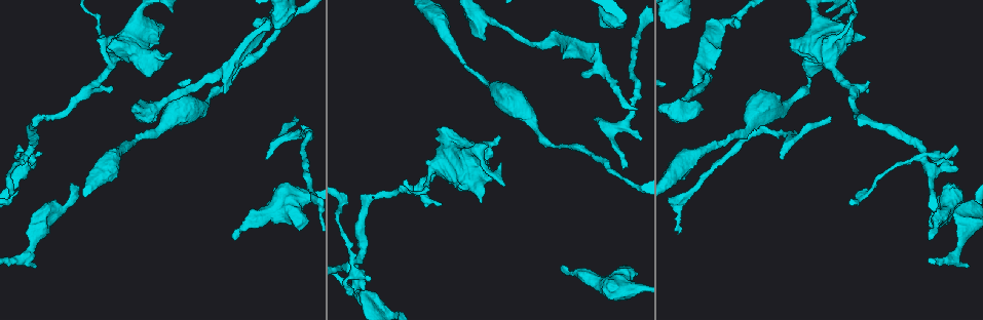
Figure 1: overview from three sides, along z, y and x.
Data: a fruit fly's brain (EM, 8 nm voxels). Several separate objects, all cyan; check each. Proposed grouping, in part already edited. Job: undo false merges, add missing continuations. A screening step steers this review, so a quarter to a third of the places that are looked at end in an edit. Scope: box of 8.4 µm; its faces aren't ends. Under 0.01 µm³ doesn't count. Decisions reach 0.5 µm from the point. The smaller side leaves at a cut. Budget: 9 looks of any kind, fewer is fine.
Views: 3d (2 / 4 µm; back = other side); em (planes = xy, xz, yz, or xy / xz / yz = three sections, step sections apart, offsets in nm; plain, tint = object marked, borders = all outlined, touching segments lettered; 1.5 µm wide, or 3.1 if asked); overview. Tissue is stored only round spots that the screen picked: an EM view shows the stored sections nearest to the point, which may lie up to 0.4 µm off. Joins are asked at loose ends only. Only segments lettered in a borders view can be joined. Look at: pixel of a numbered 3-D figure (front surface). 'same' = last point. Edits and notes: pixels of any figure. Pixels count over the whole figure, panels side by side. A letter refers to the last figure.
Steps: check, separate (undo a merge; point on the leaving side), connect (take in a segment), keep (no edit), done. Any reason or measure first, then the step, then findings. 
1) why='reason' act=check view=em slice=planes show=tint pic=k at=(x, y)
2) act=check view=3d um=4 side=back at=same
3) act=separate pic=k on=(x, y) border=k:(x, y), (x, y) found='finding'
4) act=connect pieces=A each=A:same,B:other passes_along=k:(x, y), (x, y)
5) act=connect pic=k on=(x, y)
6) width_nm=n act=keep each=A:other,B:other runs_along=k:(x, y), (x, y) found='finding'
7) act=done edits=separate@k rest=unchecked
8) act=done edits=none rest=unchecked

why='an open end' act=check view=em slice=planes show=borders pic=1 at=(223, 90)

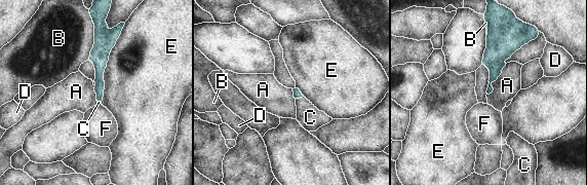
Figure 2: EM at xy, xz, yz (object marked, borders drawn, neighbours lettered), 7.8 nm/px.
act=connect pieces=C each=A:other,B:other,C:same,D:other,E:other,F:other found='the cell continues'

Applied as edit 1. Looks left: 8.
why='redraw' act=check view=overview

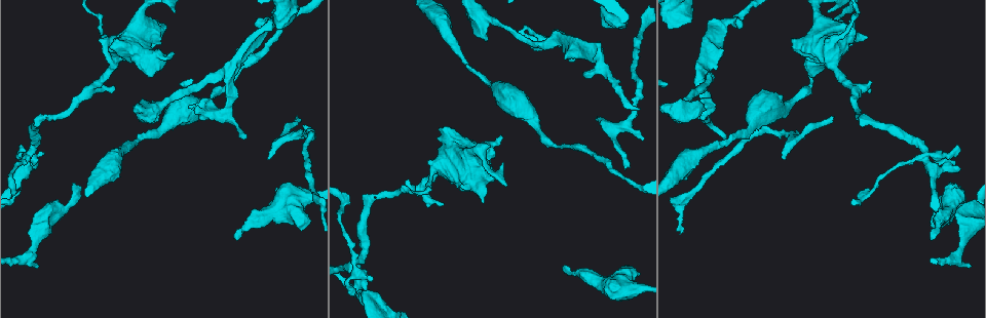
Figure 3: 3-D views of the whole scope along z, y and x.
why='an open end' act=check view=em um=3.1 slice=planes show=borders pic=3 at=(832, 116)

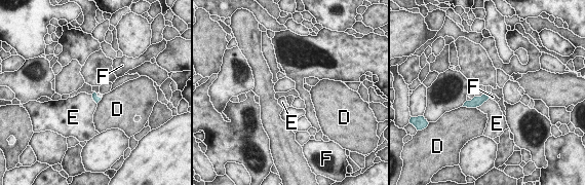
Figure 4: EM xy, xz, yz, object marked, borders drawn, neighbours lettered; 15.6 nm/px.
act=connect pieces=F each=D:other,E:other,F:same passes_along=4:(476, 101), (489, 95), (493, 97) found='the cell continues'

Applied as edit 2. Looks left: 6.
why='sudden change in width' act=check view=3d um=4 side=back pic=3 at=(261, 215)

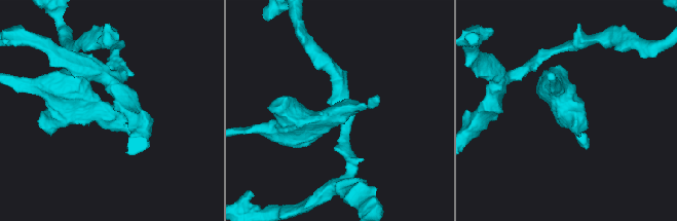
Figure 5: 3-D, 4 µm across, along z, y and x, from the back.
act=check view=em slice=planes show=borders pic=5 at=(110, 114)

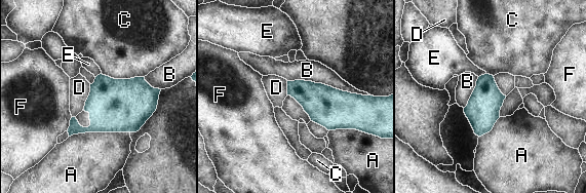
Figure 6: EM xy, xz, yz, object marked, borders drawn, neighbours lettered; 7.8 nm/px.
act=keep each=A:other,B:other,C:other,D:other,E:other,F:other border=6:(129, 131), (85, 131), (69, 137) found='one cell here'

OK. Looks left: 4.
why='thick turns thin' act=check view=3d um=4 pic=3 at=(923, 156)

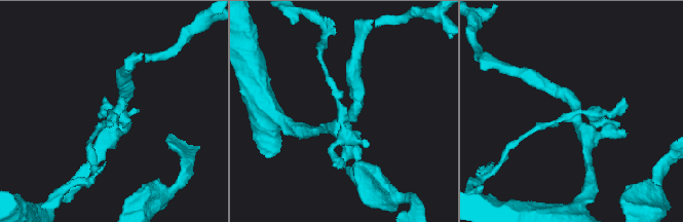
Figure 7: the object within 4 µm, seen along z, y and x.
act=check view=em slice=xy step=4 show=tint pic=7 at=(345, 116)

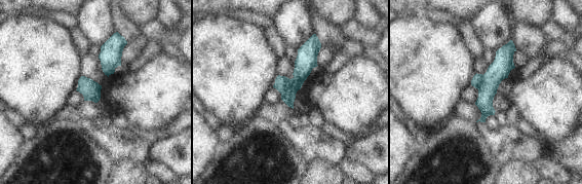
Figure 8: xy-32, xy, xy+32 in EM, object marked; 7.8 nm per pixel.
act=check view=em slice=planes show=borders at=same

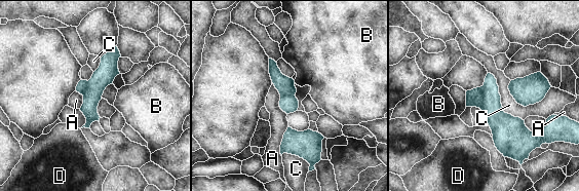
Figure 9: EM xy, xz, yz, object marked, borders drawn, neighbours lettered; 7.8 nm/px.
act=separate pic=9 on=(474, 97) each=A:other,B:other,C:other,D:other border=9:(483, 86), (483, 104), (479, 108) found='a second cell is stuck on'

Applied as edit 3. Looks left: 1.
act=done edits=connect@2,connect@4,separate@9 rest=unchecked

